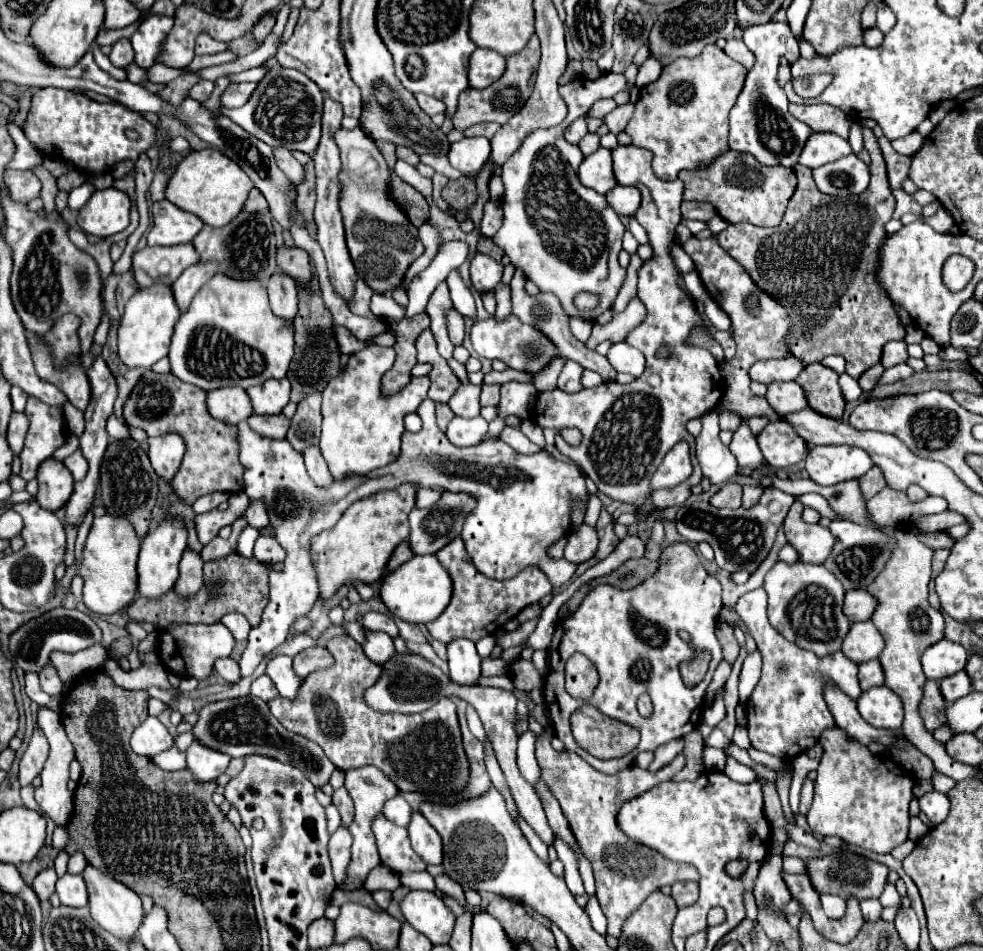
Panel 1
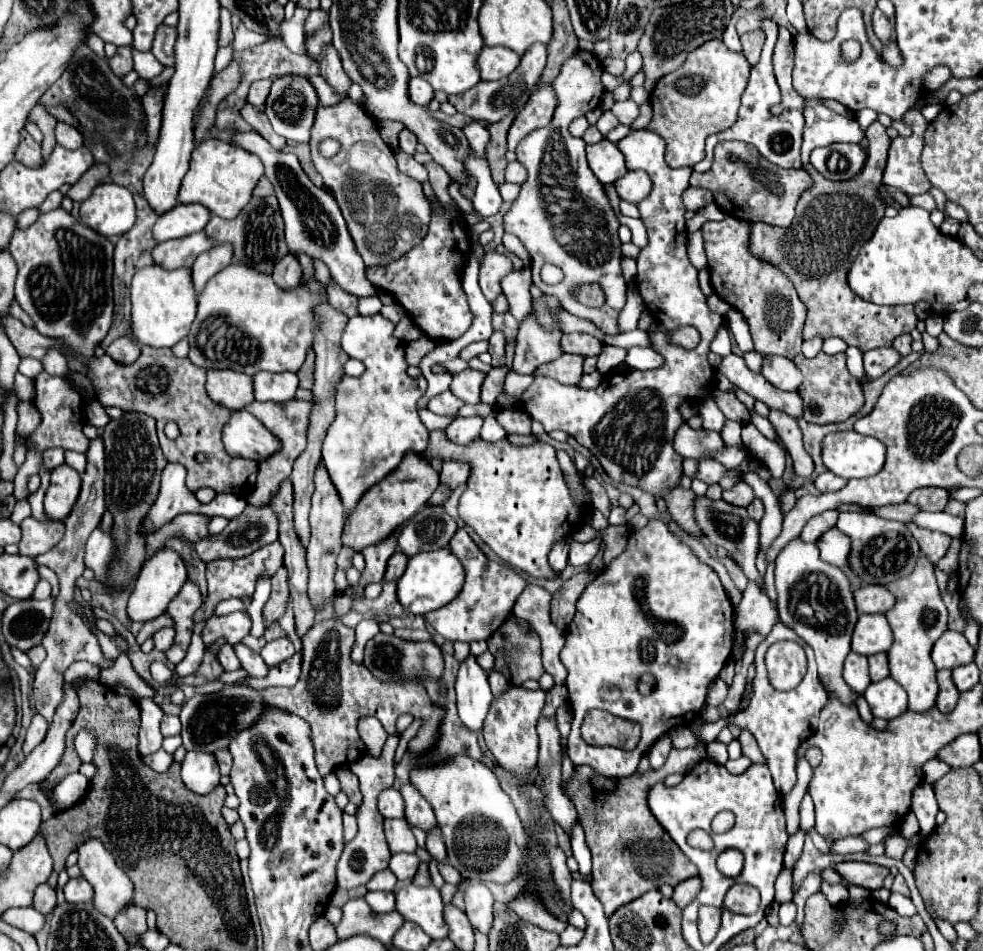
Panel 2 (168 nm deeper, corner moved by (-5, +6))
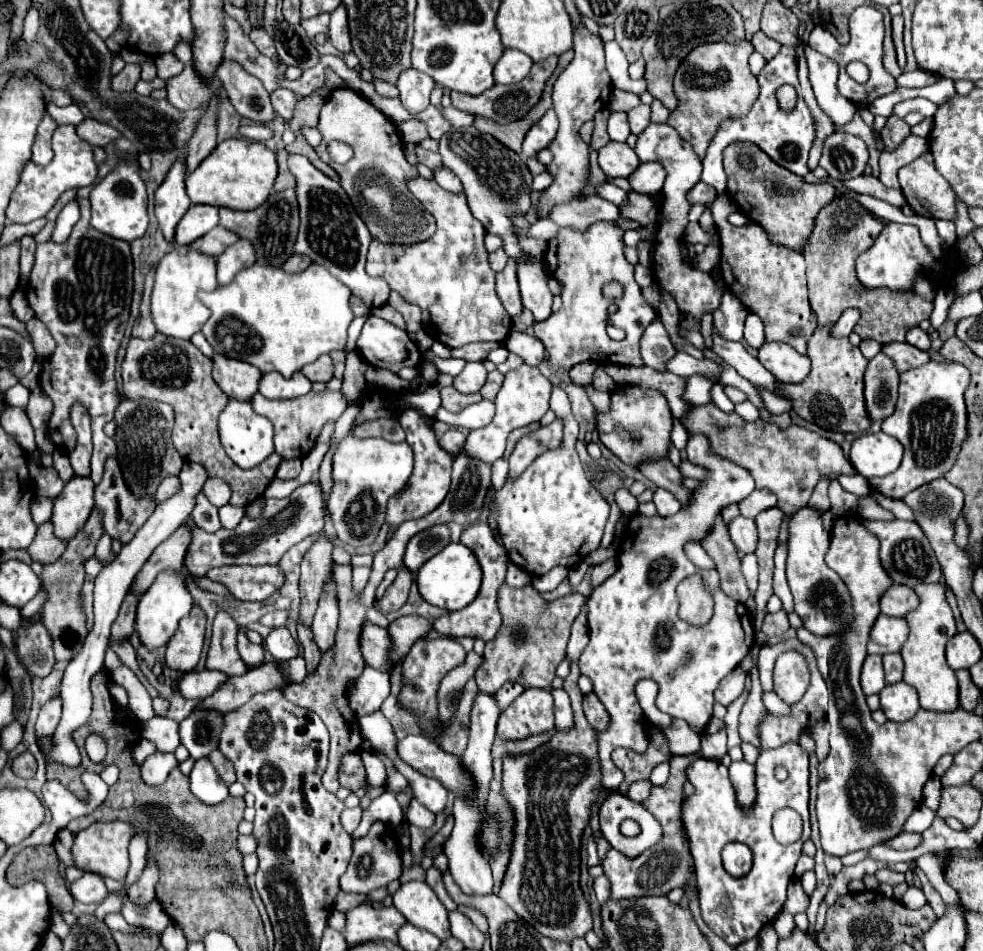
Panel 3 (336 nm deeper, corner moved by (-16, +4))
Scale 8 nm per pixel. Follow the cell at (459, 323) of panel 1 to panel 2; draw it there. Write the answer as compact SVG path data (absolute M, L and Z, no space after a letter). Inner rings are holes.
M445 209L445 217L433 217L427 237L417 247L387 267L367 267L367 279L375 287L389 291L427 337L435 341L453 341L469 329L473 319L461 287L469 251L467 225L457 221L451 211Z

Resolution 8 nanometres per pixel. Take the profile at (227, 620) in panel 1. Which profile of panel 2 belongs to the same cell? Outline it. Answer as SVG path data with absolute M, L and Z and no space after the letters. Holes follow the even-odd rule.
M227 599L227 601L221 601L215 609L215 615L227 615L227 613L233 613L233 611L245 611L245 605L241 603L241 599Z

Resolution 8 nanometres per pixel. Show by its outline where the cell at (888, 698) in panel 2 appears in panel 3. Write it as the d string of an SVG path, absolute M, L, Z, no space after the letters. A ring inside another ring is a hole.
M900 681L894 685L886 685L880 691L880 707L890 721L904 723L916 715L920 709L918 693L912 685Z

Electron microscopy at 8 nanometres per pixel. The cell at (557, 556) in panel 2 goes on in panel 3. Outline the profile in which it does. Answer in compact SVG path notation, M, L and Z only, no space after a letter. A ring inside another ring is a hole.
M554 567L554 571L548 571L546 573L546 581L534 581L534 589L538 589L540 593L544 591L552 591L556 589L564 579L568 577L568 571L564 567Z

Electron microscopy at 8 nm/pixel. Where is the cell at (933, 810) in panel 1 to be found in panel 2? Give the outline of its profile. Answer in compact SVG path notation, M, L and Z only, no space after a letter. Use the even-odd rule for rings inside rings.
M919 783L913 791L913 805L911 809L915 811L919 825L921 825L921 833L929 835L935 829L935 815L939 813L937 807L937 797L933 793L933 787L929 783Z

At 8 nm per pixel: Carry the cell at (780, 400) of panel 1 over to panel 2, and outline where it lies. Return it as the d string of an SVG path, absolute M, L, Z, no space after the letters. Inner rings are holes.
M777 355L765 357L761 375L769 383L773 383L777 389L783 389L783 391L797 391L803 381L803 375L793 361L787 357L777 357Z

